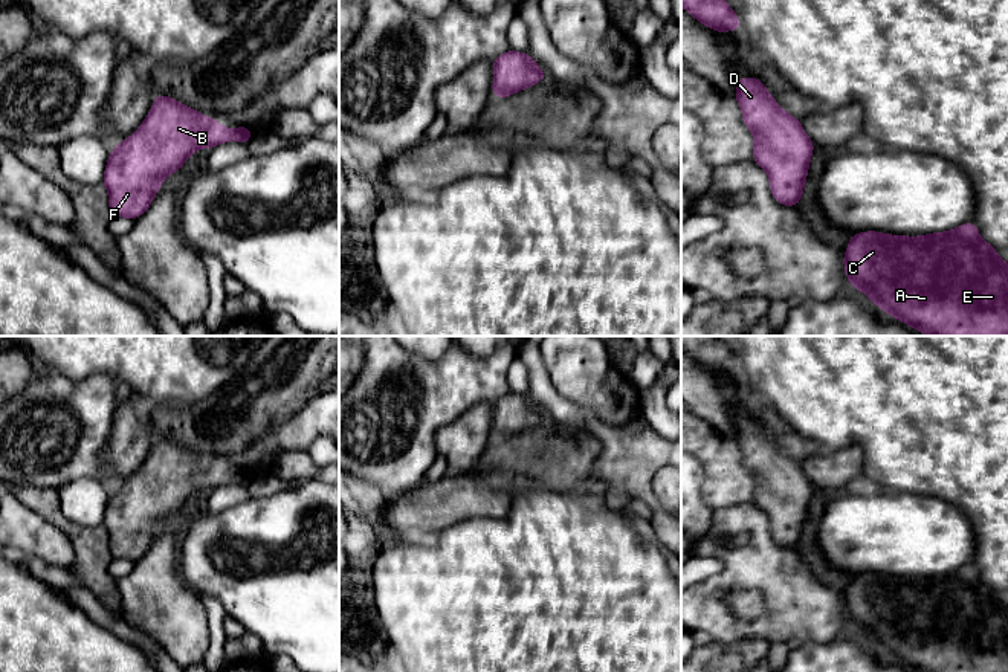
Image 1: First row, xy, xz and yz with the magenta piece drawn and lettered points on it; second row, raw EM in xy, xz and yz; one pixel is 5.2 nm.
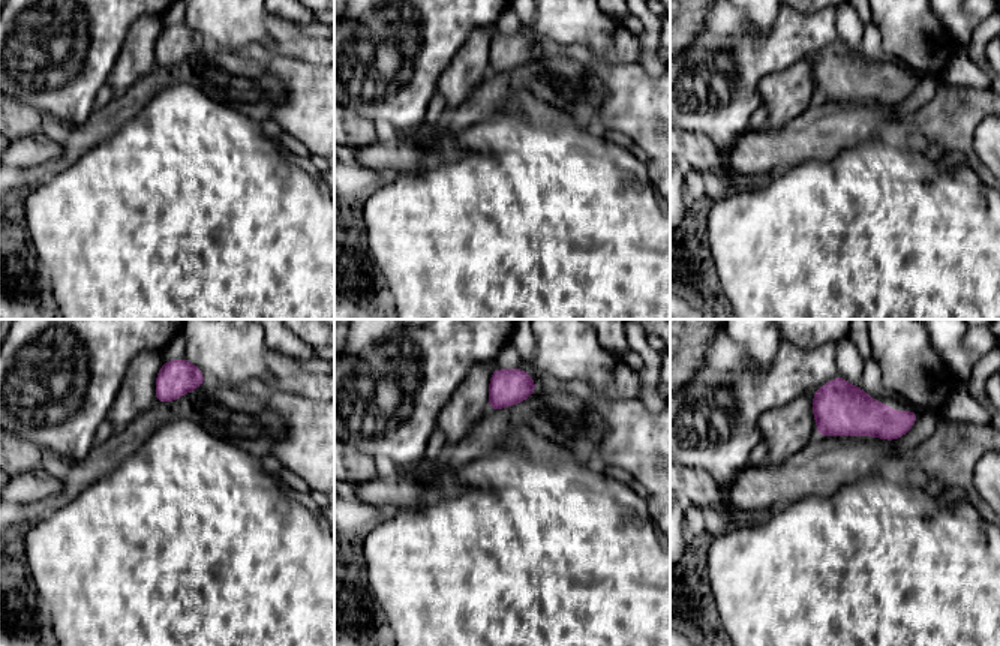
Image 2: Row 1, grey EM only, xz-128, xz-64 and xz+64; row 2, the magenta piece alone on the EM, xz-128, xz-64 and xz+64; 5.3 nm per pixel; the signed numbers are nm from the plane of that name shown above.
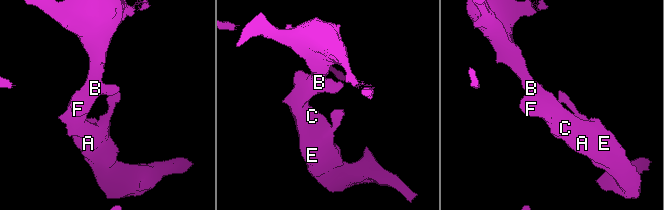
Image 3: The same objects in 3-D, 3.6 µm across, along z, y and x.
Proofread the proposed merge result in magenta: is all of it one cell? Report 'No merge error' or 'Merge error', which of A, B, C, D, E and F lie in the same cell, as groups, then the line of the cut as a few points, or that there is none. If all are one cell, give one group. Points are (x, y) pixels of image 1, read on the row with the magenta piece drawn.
No merge error. Groups: A B C D E F. No split

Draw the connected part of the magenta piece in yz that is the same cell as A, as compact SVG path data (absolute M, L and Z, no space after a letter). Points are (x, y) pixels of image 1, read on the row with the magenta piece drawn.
M974 223L921 237L861 232L851 235L843 257L846 276L883 312L927 336L1008 336L1008 263L984 241Z

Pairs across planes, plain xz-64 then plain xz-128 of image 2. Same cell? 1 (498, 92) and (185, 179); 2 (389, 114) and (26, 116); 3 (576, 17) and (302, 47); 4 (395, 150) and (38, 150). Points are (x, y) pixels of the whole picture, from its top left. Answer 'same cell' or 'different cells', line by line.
1: different cells
2: different cells
3: same cell
4: same cell

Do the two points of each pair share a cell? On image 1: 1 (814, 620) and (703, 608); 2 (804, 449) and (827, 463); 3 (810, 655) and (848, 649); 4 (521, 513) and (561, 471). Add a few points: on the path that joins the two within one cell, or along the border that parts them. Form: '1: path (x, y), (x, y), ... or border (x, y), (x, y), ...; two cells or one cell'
1: path (787, 620), (762, 628), (730, 628); one cell
2: border (823, 449), (799, 462); two cells
3: path (819, 655), (839, 655); one cell
4: border (536, 486), (555, 491), (579, 487); two cells

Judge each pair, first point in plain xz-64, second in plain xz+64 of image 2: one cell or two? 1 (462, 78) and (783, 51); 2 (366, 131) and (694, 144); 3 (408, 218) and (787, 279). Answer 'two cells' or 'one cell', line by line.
1: two cells
2: one cell
3: one cell

